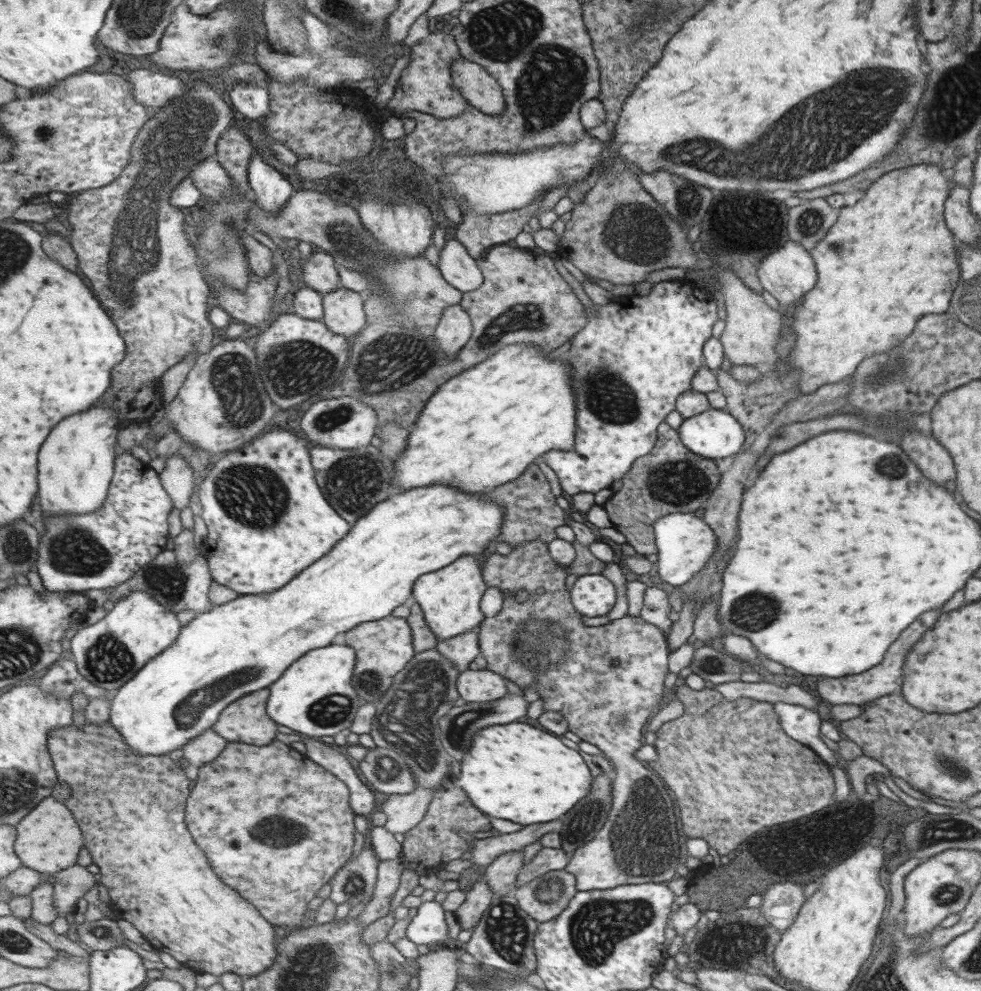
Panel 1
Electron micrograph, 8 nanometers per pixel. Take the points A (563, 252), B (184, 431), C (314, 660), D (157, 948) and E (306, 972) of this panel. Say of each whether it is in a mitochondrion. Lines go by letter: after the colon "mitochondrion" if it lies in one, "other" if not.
A: other
B: other
C: other
D: other
E: mitochondrion

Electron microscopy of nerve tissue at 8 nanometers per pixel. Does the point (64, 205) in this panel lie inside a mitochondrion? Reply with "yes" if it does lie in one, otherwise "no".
no

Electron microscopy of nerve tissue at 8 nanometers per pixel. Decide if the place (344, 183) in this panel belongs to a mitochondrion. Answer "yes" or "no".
no

